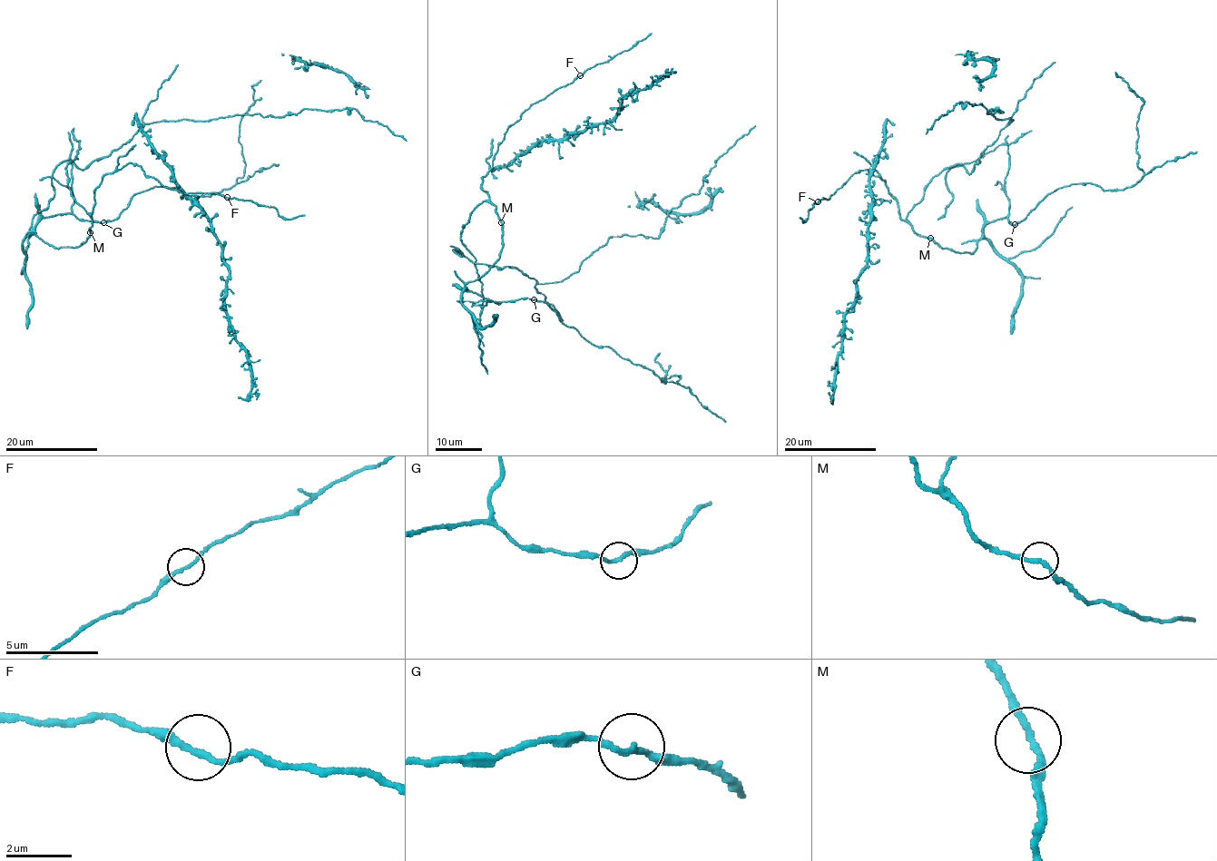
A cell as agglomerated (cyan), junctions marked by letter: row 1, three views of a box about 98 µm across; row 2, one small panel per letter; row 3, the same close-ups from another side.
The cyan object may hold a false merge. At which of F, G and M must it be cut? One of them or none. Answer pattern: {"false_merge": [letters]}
{"false_merge": []}

